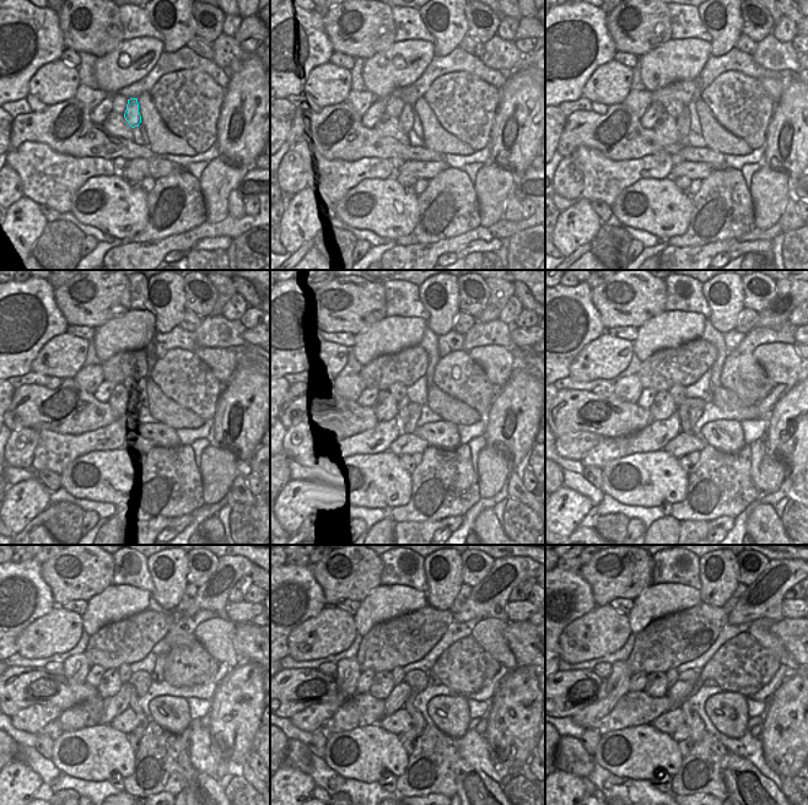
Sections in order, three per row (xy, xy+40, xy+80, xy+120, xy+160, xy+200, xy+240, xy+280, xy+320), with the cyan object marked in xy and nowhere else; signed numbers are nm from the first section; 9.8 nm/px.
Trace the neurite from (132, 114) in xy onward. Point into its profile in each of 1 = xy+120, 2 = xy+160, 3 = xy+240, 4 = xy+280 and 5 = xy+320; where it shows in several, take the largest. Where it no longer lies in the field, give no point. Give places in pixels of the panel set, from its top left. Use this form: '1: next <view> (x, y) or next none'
1: next xy+120 (133, 404)
2: next xy+160 (403, 405)
3: next xy+240 (134, 704)
4: next xy+280 (419, 723)
5: next xy+320 (696, 728)

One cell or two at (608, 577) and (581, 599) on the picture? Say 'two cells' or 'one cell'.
two cells

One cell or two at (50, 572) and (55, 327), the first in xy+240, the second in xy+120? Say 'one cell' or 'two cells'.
two cells

